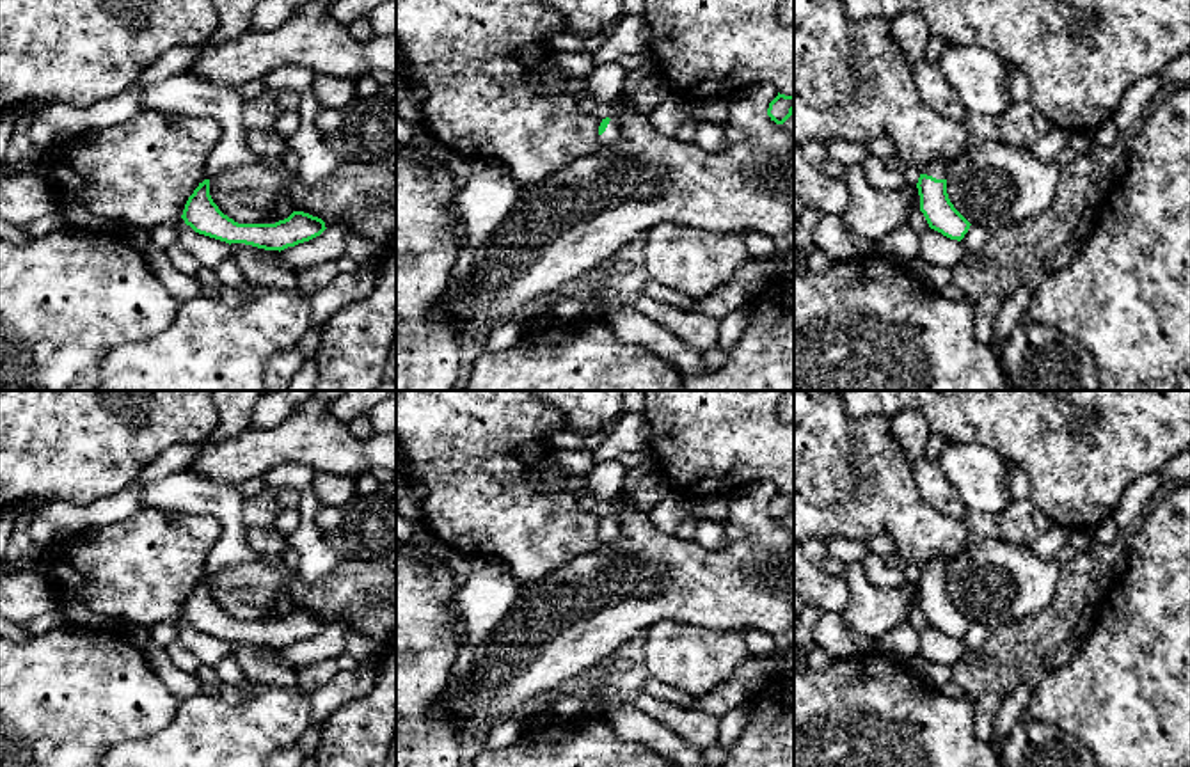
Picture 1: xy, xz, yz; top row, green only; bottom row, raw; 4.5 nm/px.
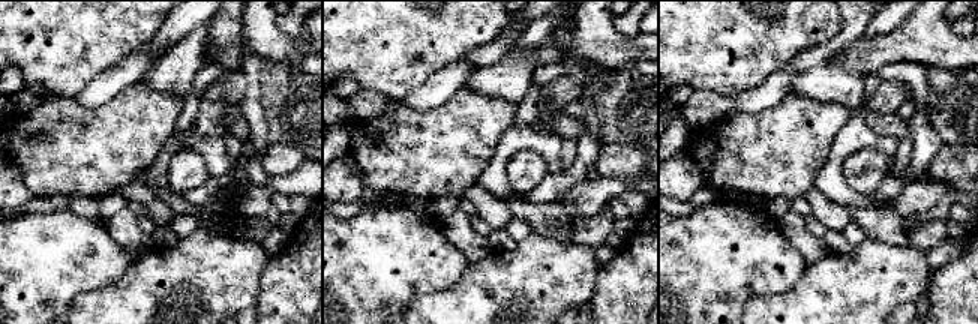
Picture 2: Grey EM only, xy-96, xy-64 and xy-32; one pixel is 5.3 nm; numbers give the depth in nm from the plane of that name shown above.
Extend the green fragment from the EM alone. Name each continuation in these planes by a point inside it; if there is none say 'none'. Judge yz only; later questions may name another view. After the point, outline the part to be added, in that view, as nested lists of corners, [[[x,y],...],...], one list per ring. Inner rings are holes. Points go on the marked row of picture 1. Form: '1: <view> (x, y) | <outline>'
1: yz (938, 167) | [[[943,158],[932,160],[922,174],[932,176],[936,179],[945,179],[948,170],[948,163]]]

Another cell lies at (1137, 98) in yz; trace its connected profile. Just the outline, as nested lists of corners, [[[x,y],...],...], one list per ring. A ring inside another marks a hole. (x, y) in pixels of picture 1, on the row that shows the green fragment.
[[[1154,75],[1124,91],[1119,107],[1112,115],[1119,131],[1128,130],[1153,103],[1156,103],[1162,85],[1163,80],[1160,75]]]

